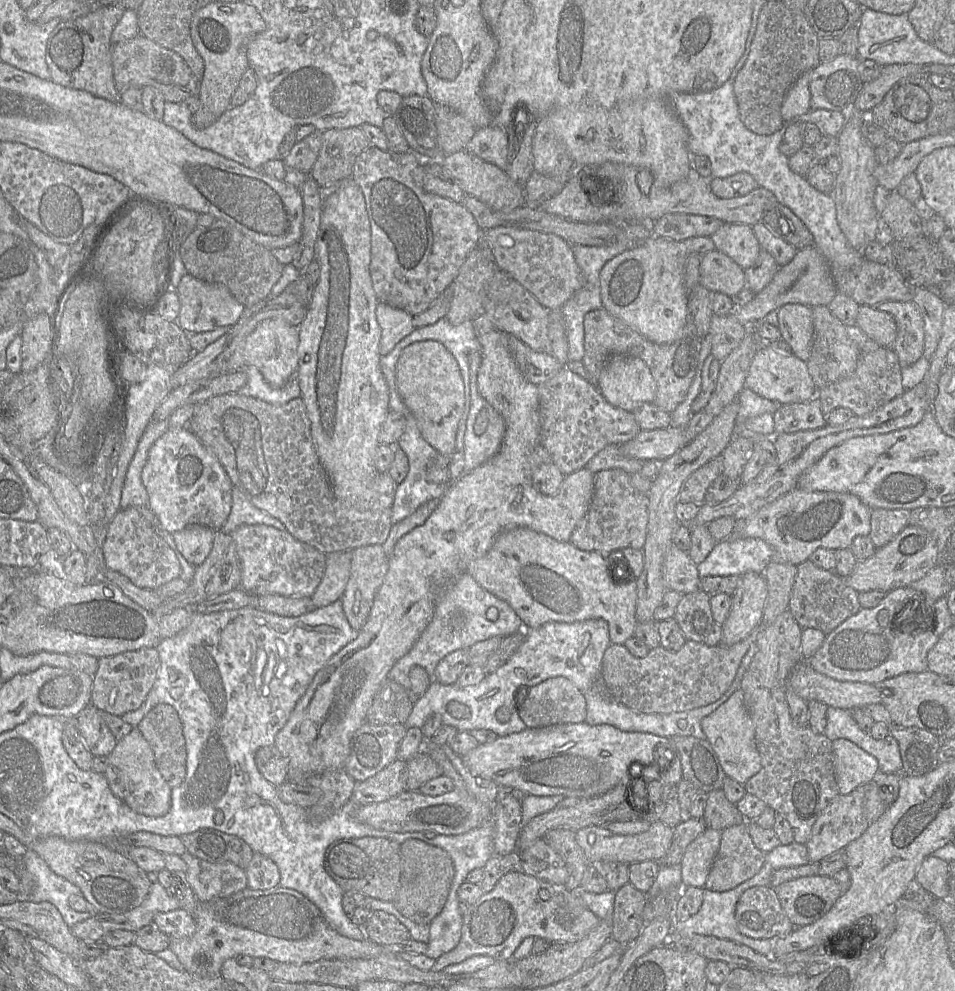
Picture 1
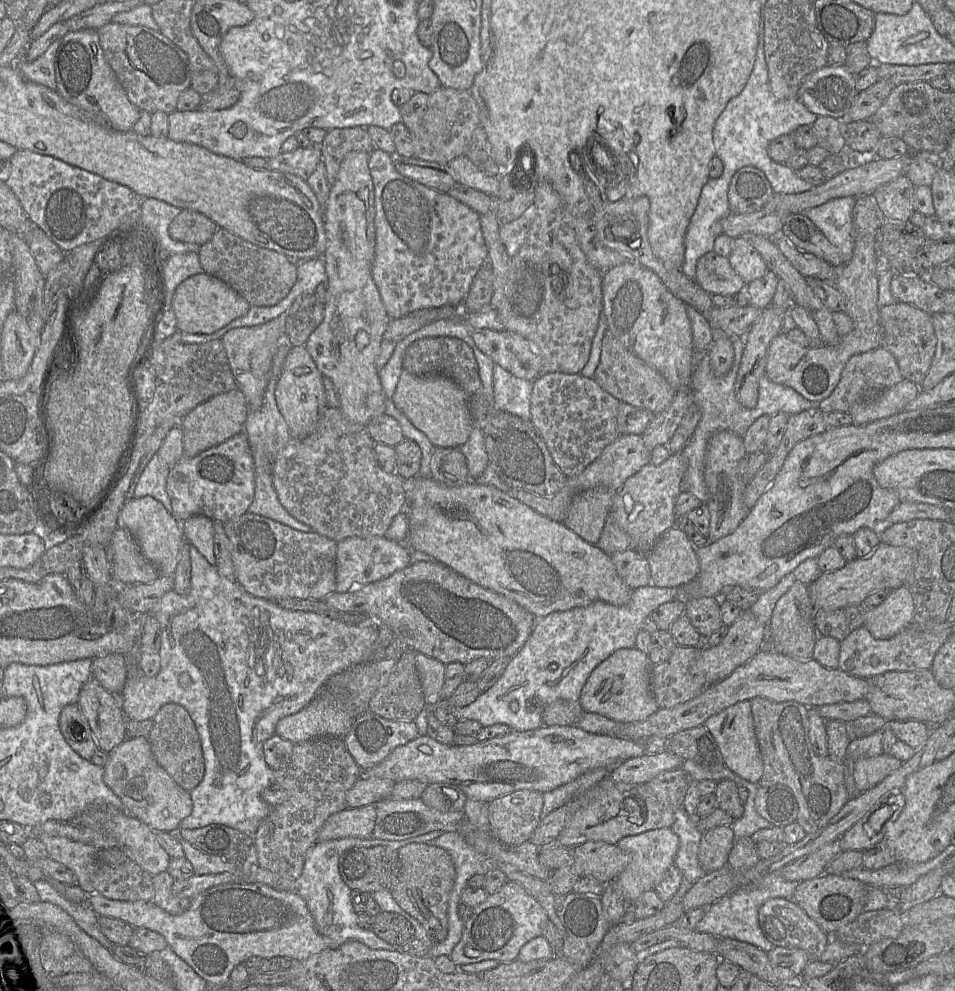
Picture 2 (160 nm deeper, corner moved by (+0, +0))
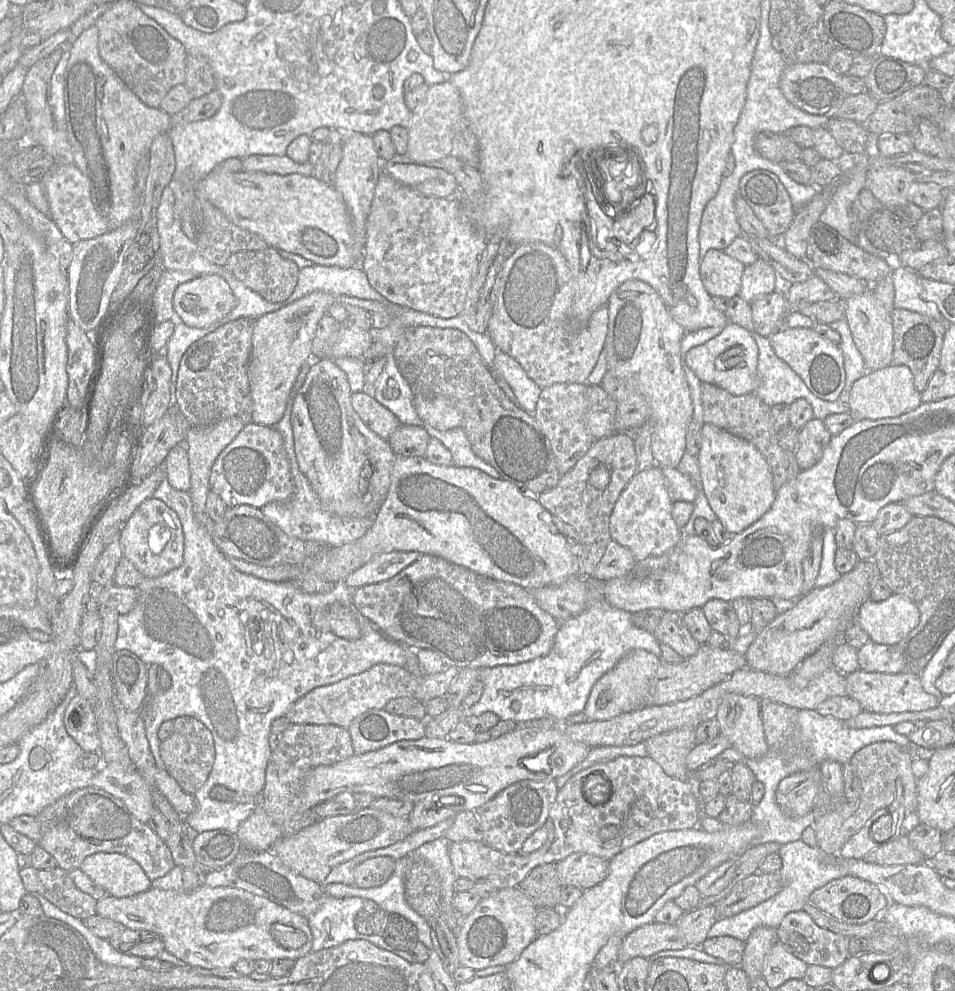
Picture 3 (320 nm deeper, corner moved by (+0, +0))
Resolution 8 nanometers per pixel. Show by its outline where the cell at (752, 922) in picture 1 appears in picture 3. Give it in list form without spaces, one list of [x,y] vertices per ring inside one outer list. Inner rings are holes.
[[[804,910],[788,913],[776,928],[777,941],[795,957],[809,965],[835,969],[849,957],[850,938],[817,925]]]

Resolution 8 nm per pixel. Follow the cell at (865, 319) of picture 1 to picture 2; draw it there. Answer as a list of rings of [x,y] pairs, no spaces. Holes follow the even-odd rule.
[[[857,322],[848,335],[841,337],[839,342],[832,346],[804,347],[790,340],[785,332],[781,332],[769,344],[765,375],[775,383],[793,388],[809,401],[820,402],[833,392],[845,364],[853,355],[873,350],[880,345],[882,345],[880,322]]]

